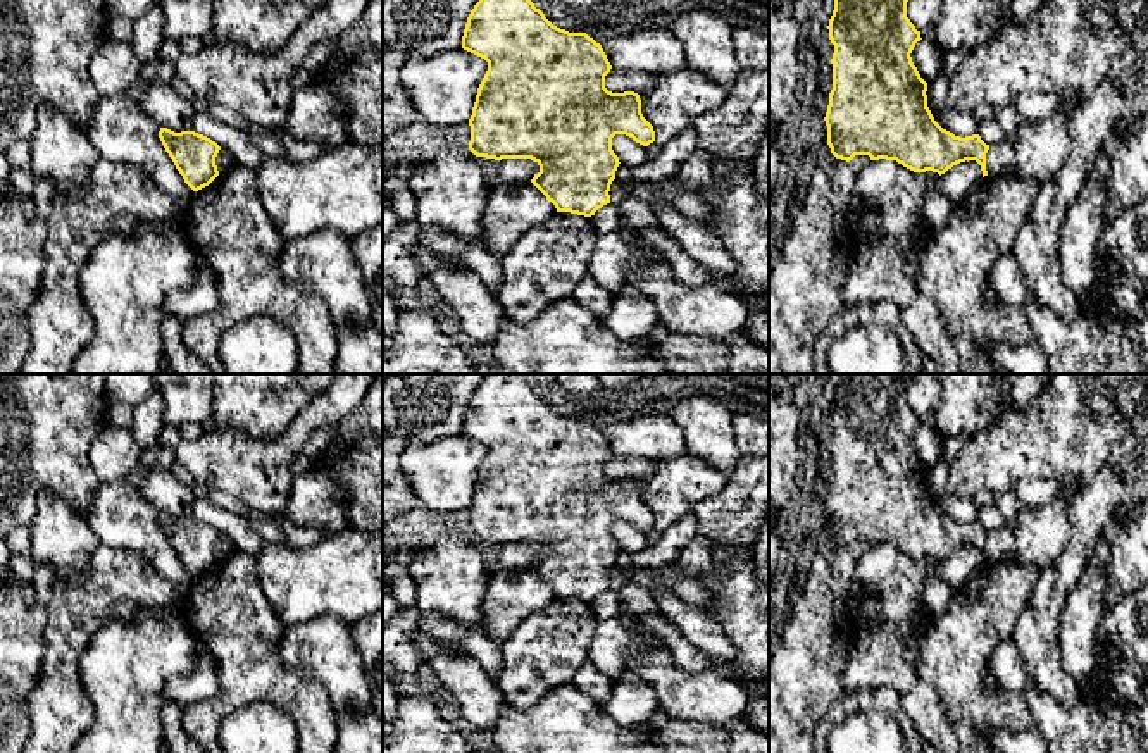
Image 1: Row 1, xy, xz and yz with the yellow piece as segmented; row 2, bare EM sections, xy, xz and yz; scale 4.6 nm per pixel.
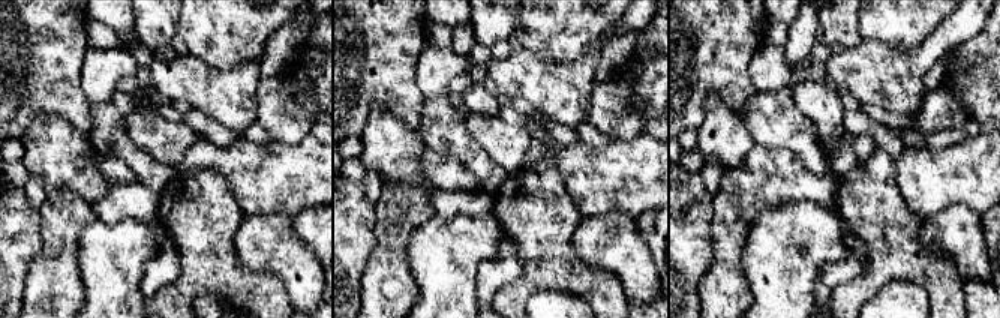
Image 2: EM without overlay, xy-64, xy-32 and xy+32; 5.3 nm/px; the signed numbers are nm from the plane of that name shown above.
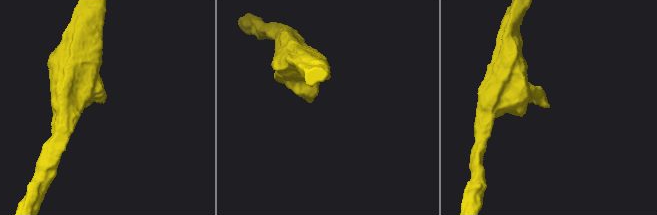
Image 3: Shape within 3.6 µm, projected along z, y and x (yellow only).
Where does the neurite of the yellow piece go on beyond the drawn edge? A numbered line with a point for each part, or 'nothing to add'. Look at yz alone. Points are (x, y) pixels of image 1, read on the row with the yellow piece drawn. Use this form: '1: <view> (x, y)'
nothing to add

